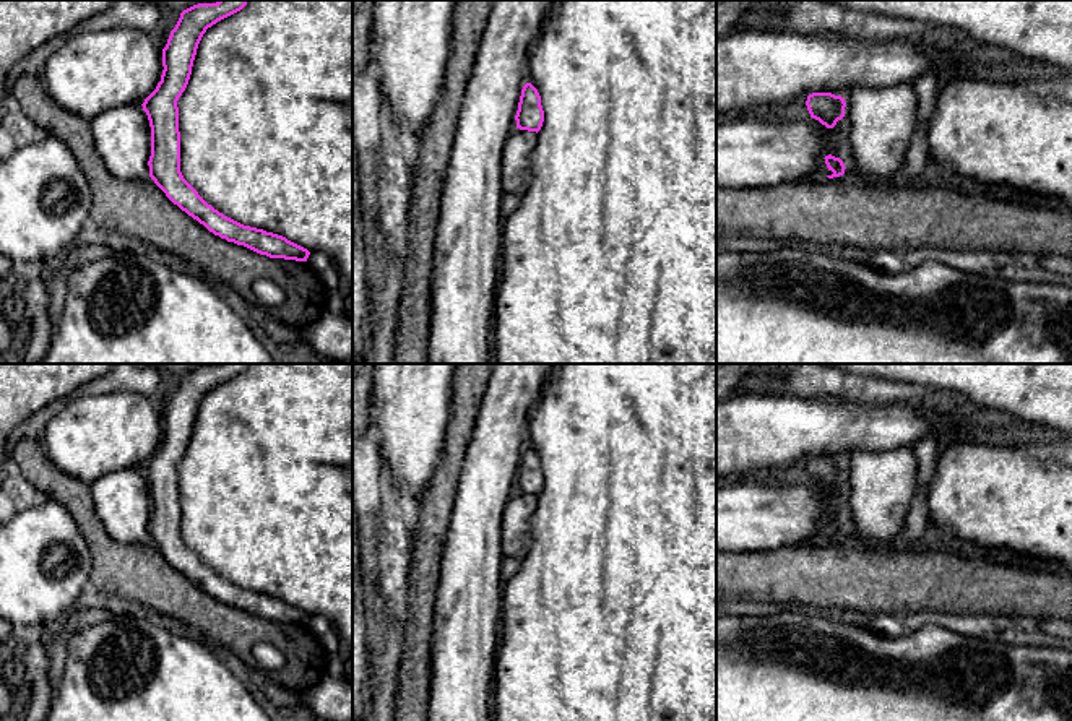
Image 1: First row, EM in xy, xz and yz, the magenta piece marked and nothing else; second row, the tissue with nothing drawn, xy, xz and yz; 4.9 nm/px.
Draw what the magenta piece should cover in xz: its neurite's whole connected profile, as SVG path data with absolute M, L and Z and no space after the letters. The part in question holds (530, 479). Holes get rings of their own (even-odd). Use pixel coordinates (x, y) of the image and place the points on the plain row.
M526 447L521 453L518 474L515 479L517 492L528 495L539 495L544 486L544 474L538 453Z

